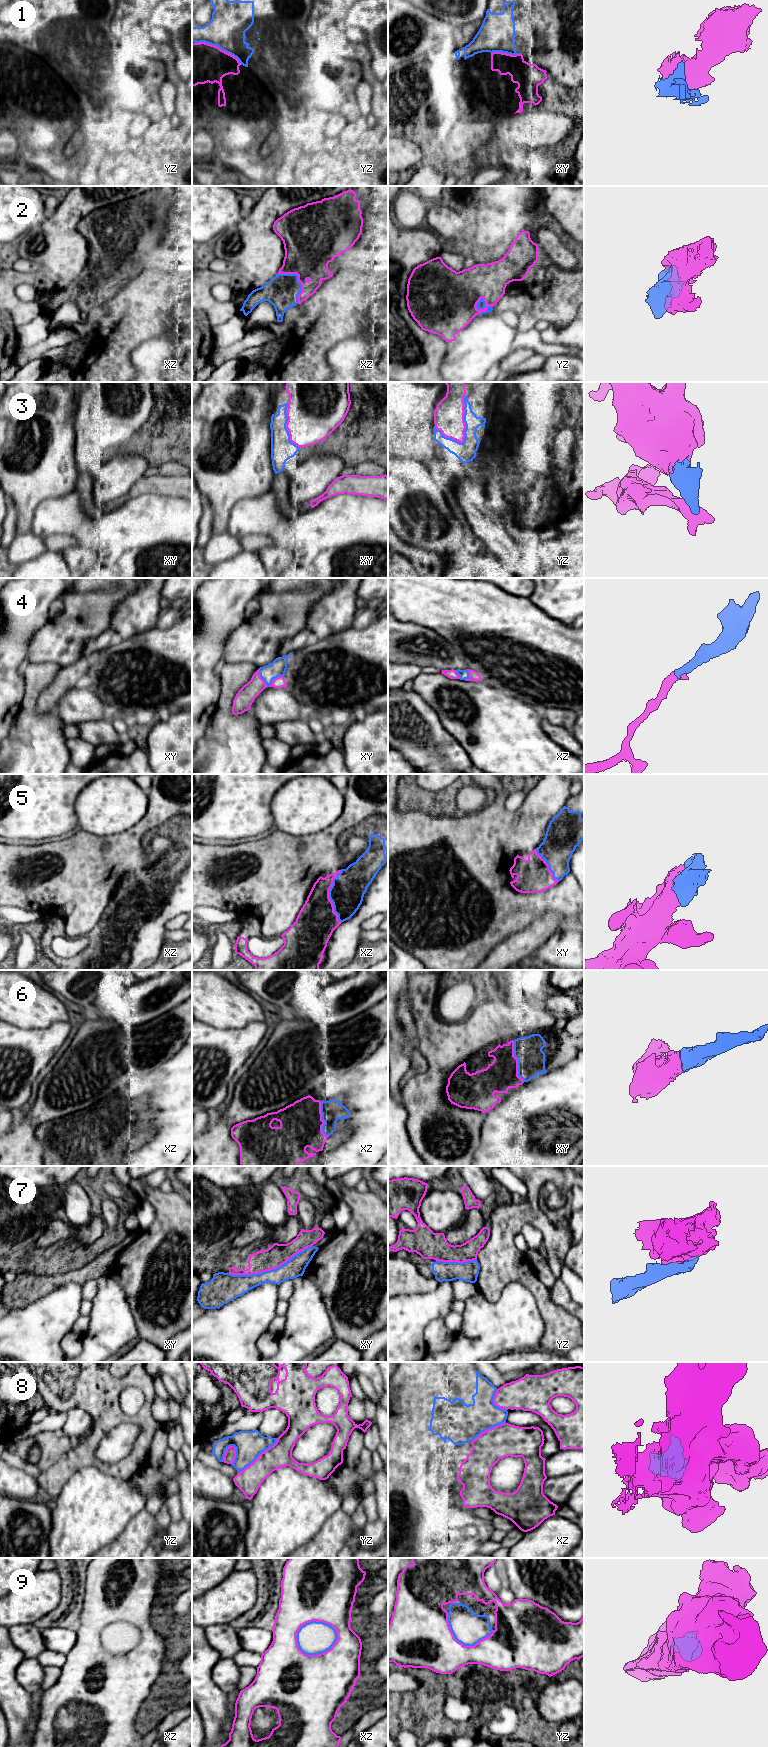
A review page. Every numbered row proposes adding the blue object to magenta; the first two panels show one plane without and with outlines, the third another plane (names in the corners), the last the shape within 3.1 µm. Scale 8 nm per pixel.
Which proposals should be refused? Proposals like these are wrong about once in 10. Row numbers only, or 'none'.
1, 7, 8

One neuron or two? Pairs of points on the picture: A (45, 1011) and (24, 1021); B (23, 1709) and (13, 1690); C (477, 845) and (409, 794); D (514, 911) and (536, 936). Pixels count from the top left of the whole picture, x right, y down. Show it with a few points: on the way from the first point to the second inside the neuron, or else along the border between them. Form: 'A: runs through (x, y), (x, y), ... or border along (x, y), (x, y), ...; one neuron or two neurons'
A: runs through (40, 1011), (34, 1011), (29, 1016); one neuron
B: runs through (18, 1704), (13, 1699), (13, 1695); one neuron
C: border along (414, 810), (432, 815), (441, 815), (446, 811); two neurons
D: border along (547, 912), (538, 916), (527, 927), (507, 937); two neurons

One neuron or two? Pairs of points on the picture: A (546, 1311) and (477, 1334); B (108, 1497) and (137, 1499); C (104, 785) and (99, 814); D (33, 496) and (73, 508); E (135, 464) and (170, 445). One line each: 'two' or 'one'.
A: two
B: one
C: one
D: two
E: two

